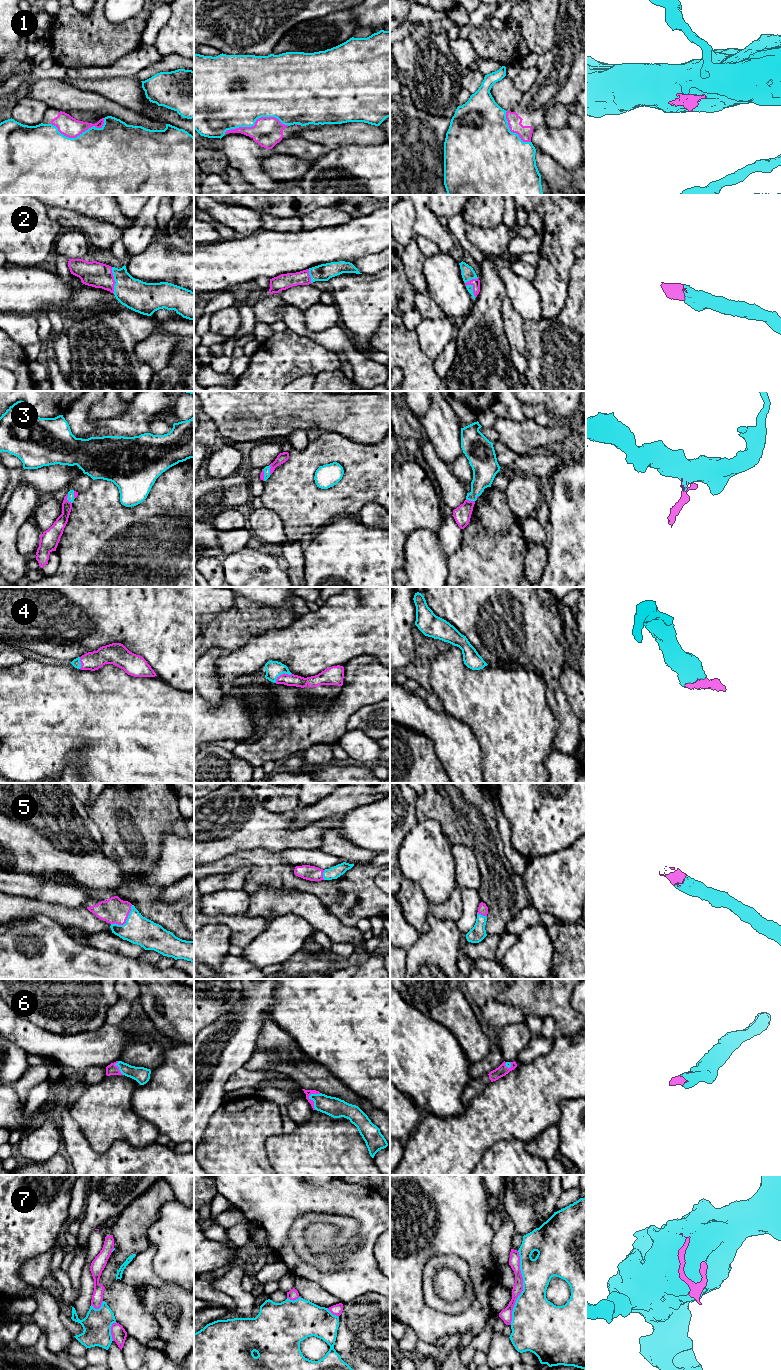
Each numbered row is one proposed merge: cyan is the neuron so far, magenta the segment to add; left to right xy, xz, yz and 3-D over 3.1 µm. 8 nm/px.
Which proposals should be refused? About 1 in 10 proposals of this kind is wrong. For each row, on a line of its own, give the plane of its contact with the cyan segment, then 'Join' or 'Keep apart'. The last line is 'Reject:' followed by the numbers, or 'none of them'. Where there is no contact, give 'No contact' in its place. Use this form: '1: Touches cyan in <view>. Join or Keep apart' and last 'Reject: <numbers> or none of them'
1: Touches cyan in xz. Join
2: Touches cyan in yz. Join
3: Touches cyan in xy. Join
4: Touches cyan in xz. Join
5: Touches cyan in xy. Join
6: Touches cyan in xz. Join
7: Touches cyan in yz. Keep apart
Reject: 7

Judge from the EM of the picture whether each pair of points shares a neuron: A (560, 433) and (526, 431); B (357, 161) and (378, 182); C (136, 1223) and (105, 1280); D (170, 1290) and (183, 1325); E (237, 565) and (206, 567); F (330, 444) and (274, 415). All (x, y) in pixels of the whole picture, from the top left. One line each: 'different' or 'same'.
A: same
B: same
C: same
D: same
E: different
F: different

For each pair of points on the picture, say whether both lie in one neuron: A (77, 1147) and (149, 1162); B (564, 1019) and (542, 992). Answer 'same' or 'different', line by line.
A: same
B: same

